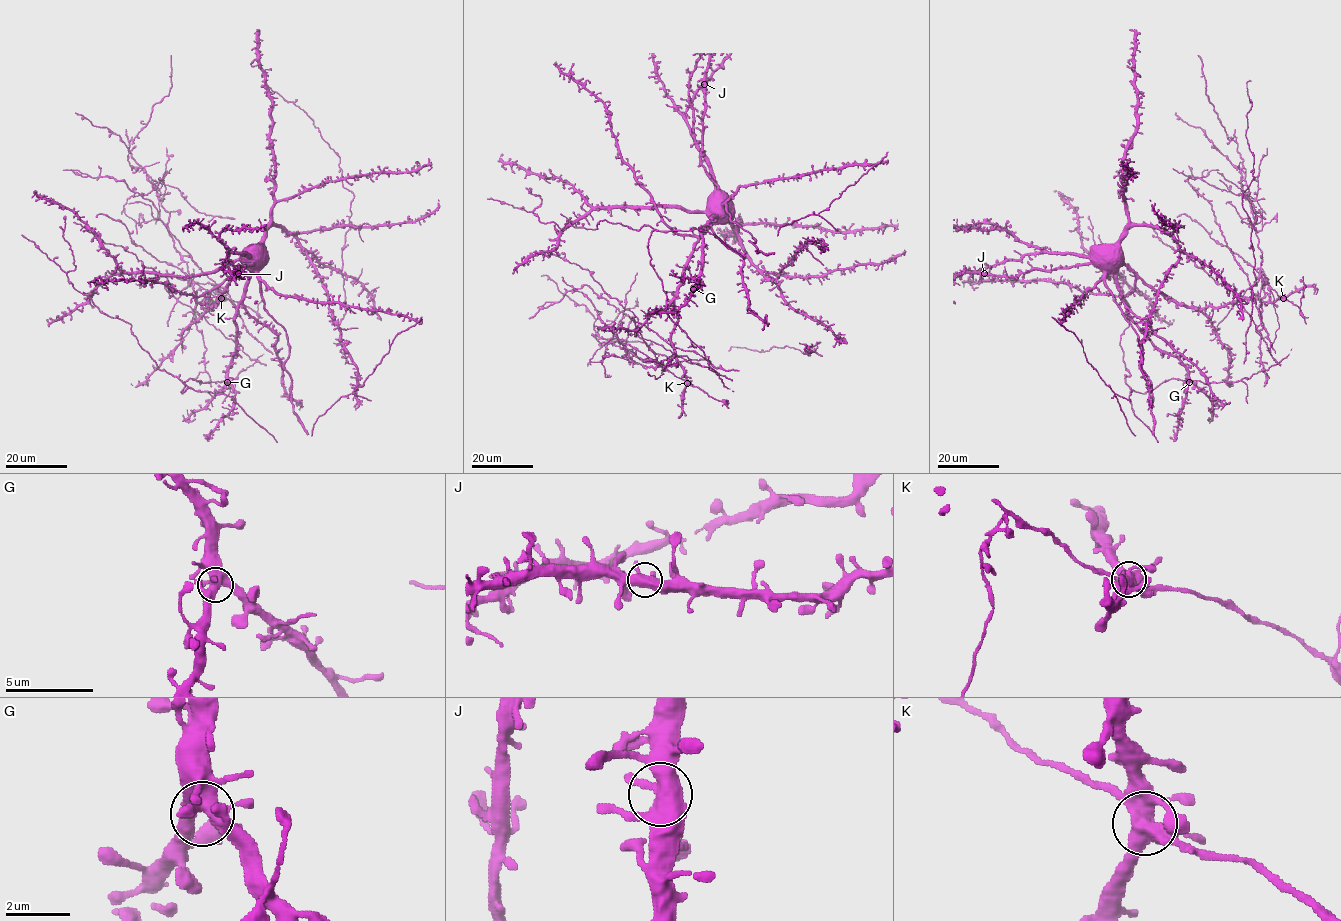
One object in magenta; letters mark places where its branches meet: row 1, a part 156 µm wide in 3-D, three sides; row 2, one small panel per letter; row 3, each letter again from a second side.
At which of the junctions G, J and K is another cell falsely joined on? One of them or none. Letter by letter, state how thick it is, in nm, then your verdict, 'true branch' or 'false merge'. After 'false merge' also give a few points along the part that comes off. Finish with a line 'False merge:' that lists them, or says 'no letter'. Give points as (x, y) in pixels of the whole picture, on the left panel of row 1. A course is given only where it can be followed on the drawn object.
G: 480 nm | true branch
J: 500 nm | true branch
K: 550 nm | false merge | (221, 298), (196, 283), (212, 283), (237, 309), (181, 247), (151, 201), (123, 181), (62, 170)
False merge: K

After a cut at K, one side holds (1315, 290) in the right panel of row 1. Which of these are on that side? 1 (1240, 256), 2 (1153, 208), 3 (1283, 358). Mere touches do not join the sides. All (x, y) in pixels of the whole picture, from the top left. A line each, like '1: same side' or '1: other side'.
1: other side
2: same side
3: same side

